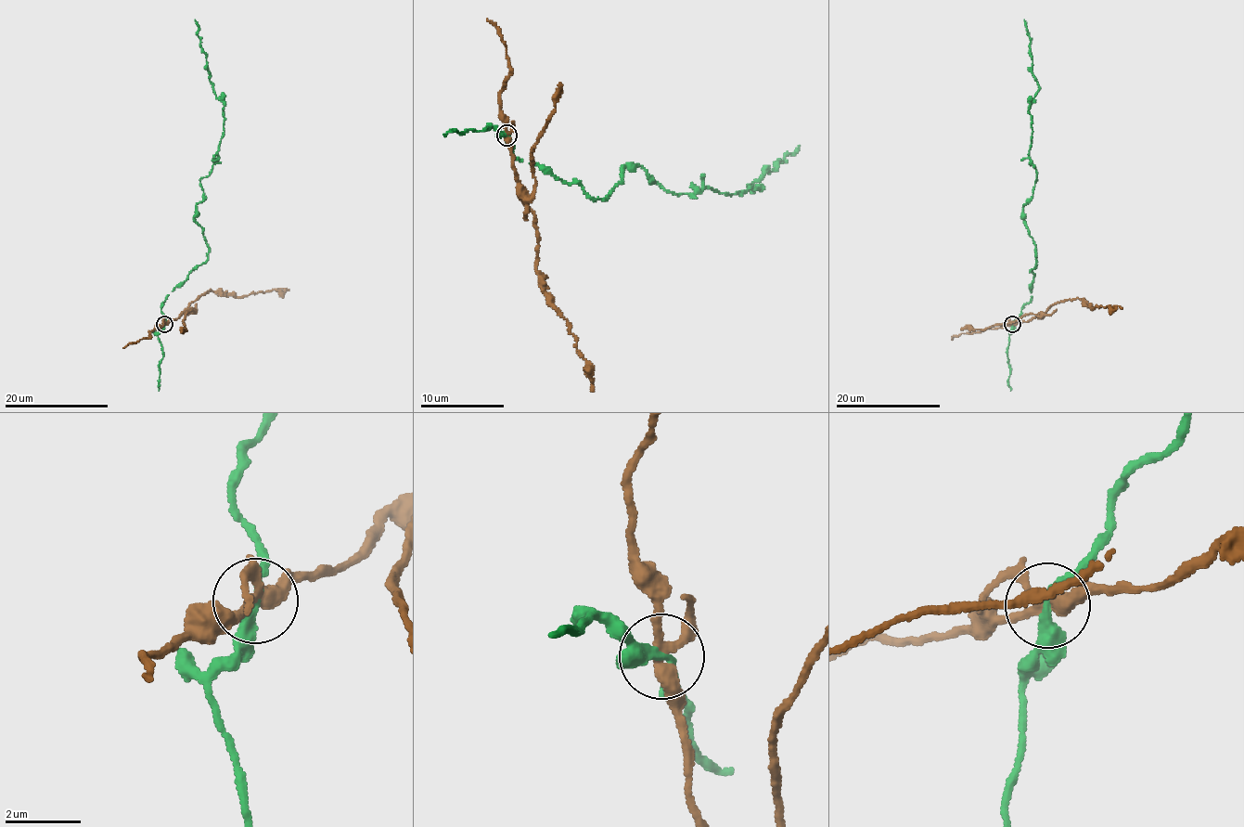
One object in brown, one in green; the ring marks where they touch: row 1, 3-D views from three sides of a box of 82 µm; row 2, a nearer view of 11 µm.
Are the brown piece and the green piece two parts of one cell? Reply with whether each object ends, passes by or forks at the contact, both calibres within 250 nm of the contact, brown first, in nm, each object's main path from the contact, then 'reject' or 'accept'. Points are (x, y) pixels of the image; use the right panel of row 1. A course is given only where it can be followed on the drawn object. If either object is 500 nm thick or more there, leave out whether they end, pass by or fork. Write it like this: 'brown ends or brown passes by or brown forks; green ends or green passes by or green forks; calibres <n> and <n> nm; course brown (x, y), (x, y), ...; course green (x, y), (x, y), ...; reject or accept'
brown forks; green passes by; calibres 280 and 260 nm; course brown (1013, 323), (1041, 316), (1053, 303), (1080, 299), (1095, 309), (1120, 305), (1122, 308); course green (1013, 323), (1031, 299), (1036, 264), (1023, 207), (1036, 178), (1028, 154), (1029, 108), (1038, 86), (1024, 19); reject

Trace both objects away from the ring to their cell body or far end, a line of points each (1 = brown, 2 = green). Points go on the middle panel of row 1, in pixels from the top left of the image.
1: (507, 135), (519, 191), (533, 215), (542, 290), (567, 321), (576, 351), (586, 361), (592, 391)
2: (507, 135), (517, 157), (593, 200), (609, 198), (625, 167), (638, 166), (670, 192), (746, 193), (800, 146)

